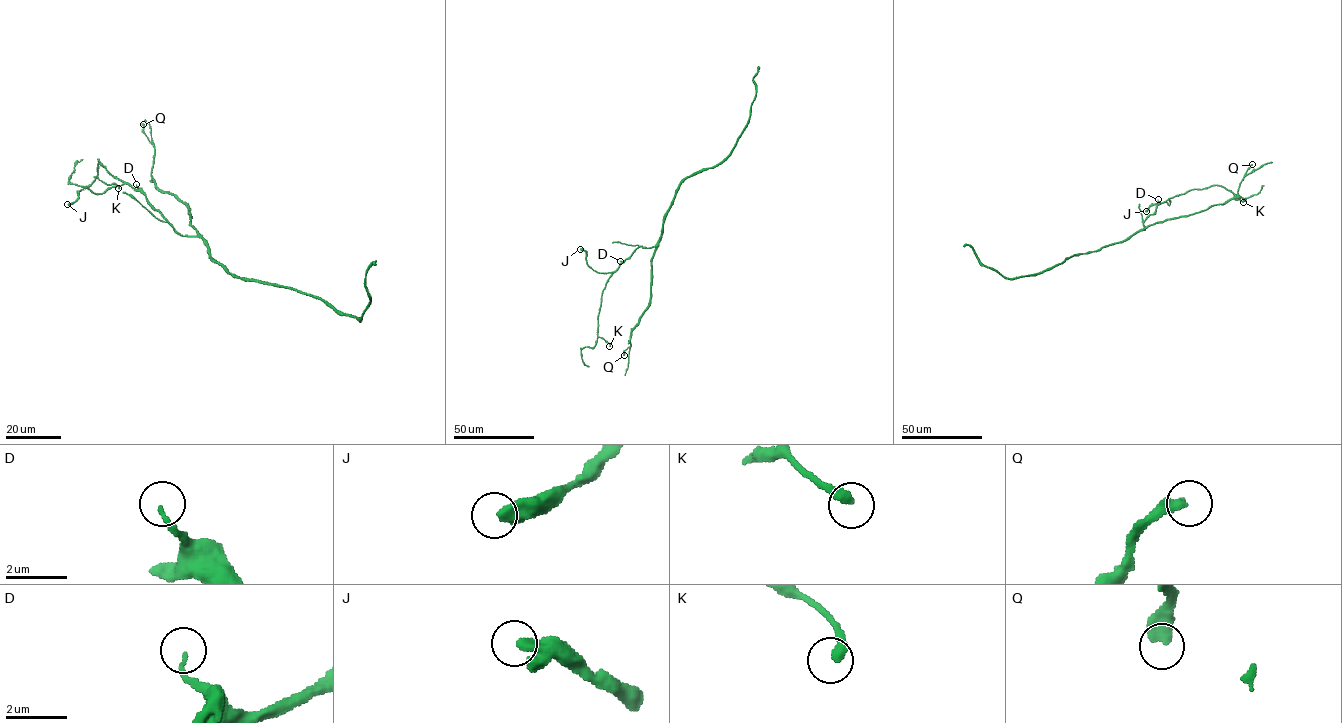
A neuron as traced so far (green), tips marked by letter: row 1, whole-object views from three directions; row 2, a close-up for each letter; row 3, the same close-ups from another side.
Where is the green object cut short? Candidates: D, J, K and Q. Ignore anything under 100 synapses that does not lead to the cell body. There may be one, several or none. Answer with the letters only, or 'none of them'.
none of them

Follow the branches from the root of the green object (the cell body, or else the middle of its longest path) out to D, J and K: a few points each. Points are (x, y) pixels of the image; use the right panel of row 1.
D: (1119, 242), (1145, 229), (1143, 221), (1154, 211), (1158, 199)
J: (1119, 242), (1144, 230), (1143, 221), (1159, 203), (1170, 201), (1169, 205), (1165, 201), (1152, 204), (1146, 211)
K: (1119, 242), (1144, 230), (1143, 221), (1159, 203), (1188, 191), (1219, 185), (1243, 202)

